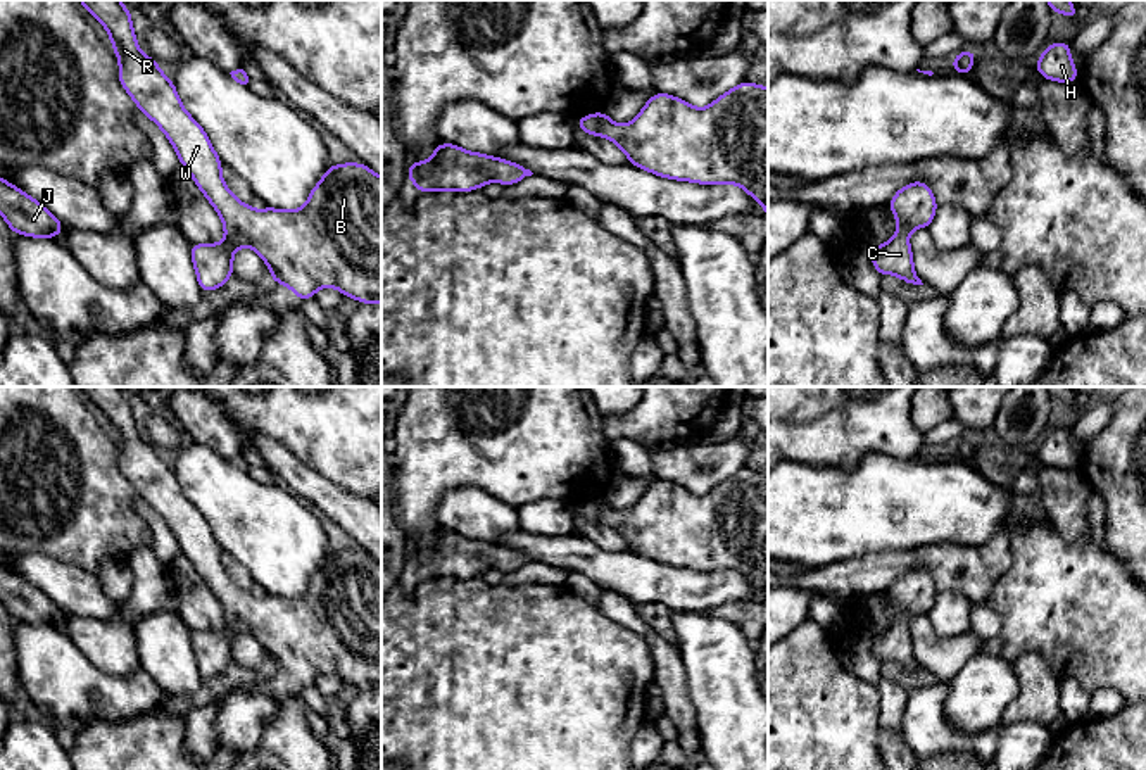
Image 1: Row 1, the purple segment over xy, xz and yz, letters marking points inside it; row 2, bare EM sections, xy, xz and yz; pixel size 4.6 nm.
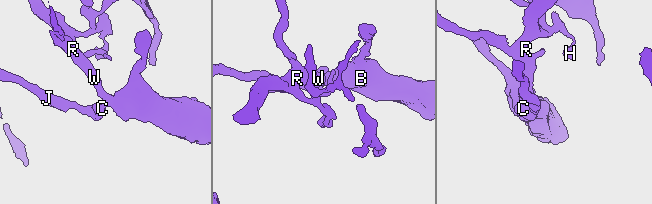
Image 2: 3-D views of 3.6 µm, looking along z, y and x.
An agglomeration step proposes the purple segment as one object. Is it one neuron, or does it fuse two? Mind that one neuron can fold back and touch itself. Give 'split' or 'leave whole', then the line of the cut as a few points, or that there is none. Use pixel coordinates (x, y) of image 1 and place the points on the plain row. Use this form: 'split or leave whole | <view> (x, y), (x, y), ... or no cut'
leave whole | no cut

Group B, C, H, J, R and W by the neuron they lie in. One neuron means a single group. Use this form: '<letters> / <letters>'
B C H J R W

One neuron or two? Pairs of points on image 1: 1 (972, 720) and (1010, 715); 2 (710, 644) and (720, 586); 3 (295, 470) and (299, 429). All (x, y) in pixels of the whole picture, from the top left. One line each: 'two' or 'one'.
1: two
2: two
3: two

